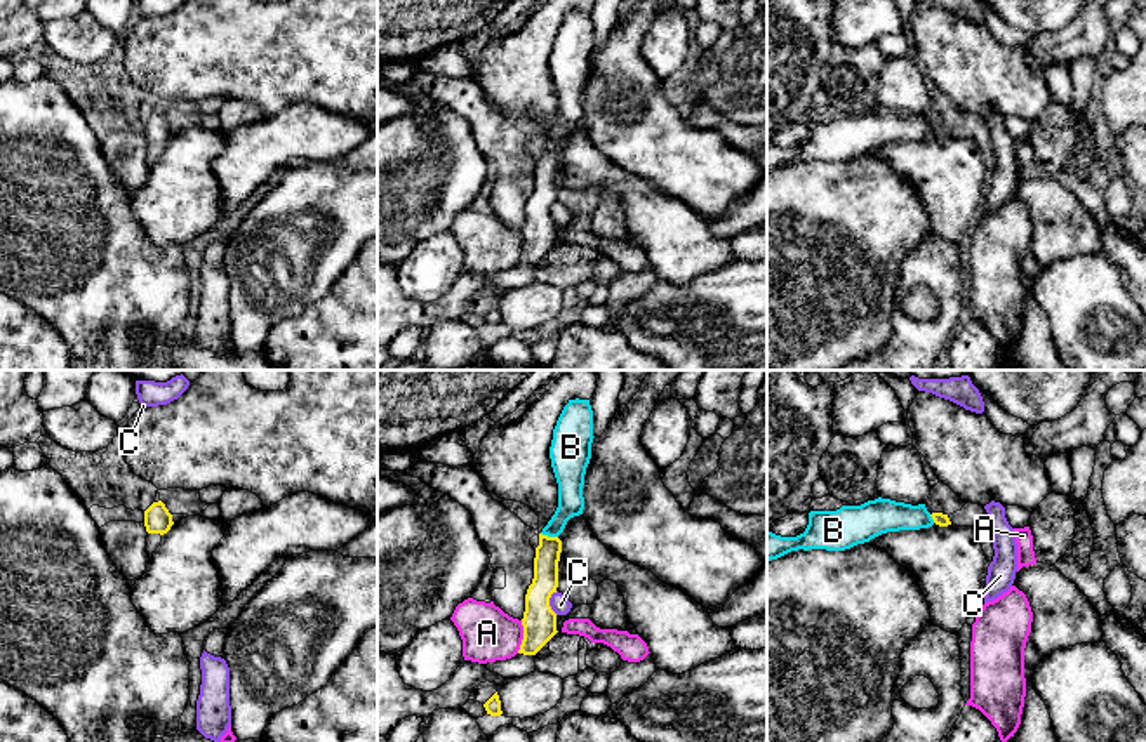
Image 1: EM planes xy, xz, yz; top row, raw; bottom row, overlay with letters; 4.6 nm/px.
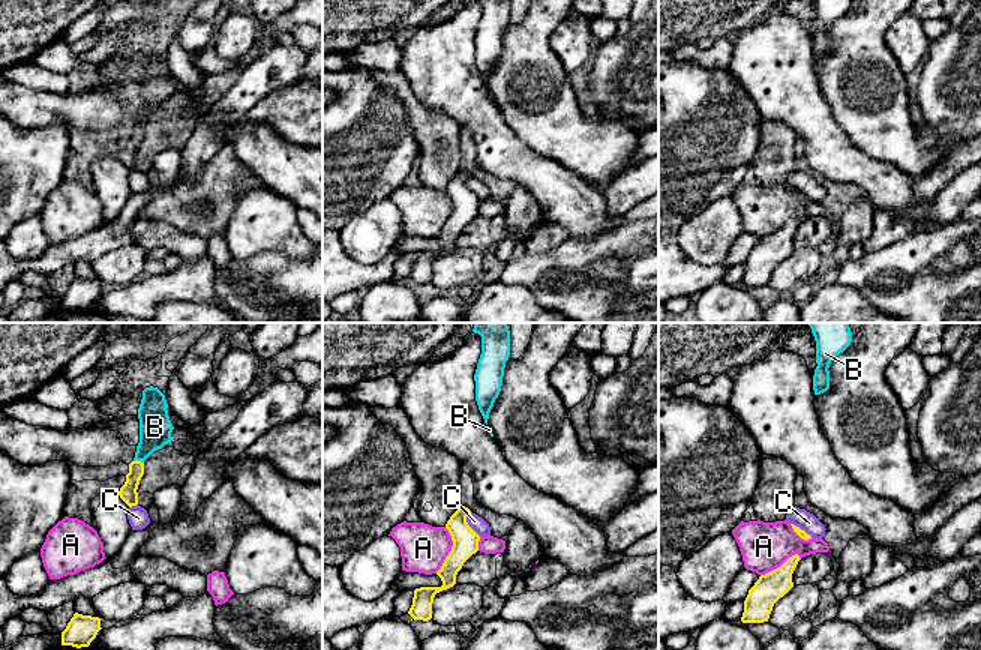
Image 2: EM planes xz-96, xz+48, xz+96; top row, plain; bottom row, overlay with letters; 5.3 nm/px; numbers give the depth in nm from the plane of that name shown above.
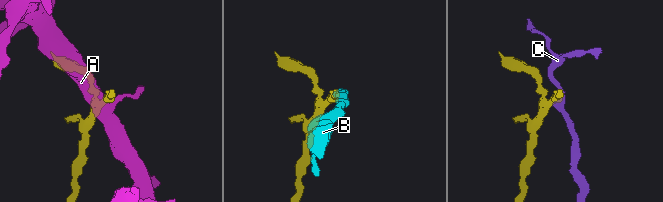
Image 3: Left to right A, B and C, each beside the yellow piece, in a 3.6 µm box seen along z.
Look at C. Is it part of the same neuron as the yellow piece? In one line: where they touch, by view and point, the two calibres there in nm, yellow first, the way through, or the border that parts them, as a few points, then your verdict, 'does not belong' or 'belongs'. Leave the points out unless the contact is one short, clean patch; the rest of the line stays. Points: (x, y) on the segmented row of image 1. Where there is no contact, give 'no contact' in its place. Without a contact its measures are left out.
contact xz (548, 603); calibres 160 and 90 nm; border xz (553, 591), (550, 607), (557, 614); does not belong

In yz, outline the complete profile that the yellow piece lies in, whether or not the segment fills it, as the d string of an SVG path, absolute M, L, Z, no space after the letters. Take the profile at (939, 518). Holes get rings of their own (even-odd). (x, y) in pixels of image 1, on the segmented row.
M882 497L836 511L810 511L805 532L796 537L767 530L767 561L798 549L845 551L887 532L920 530L934 523L951 525L948 514L930 514L925 504L911 506Z

